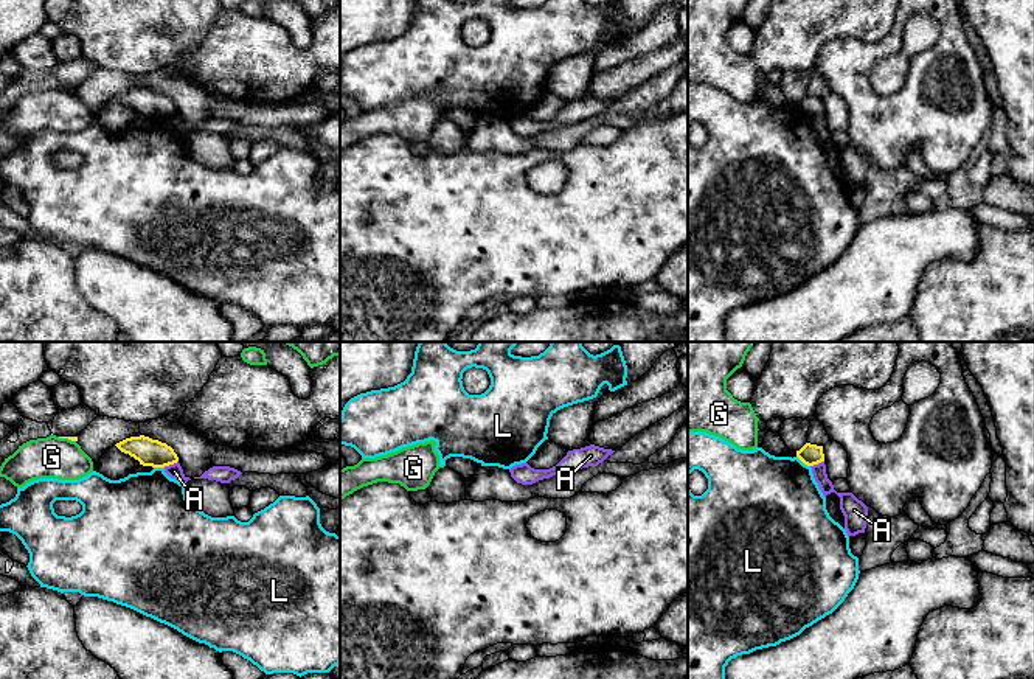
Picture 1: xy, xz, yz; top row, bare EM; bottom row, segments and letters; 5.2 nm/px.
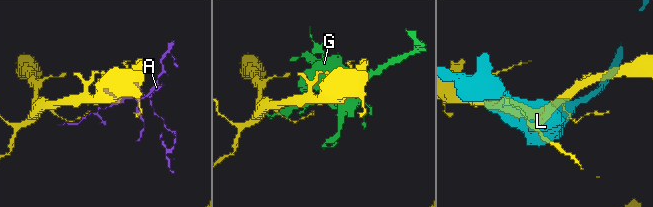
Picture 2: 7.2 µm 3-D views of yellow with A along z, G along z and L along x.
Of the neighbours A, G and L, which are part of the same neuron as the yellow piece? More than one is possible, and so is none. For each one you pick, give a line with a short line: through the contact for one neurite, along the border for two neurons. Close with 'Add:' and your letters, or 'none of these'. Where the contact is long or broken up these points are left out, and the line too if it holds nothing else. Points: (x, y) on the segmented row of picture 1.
Add: none of these

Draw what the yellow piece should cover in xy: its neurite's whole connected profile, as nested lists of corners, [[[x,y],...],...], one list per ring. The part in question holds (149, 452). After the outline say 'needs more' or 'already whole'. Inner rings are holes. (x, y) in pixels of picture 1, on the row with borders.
[[[144,435],[126,438],[115,446],[143,466],[165,468],[179,461],[171,446]]] | already whole

